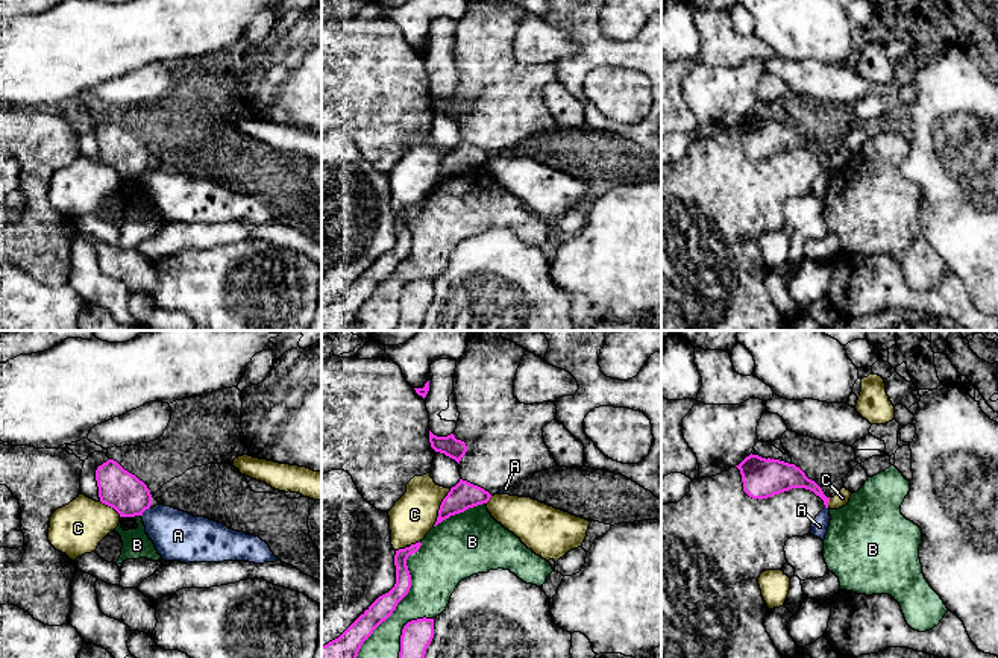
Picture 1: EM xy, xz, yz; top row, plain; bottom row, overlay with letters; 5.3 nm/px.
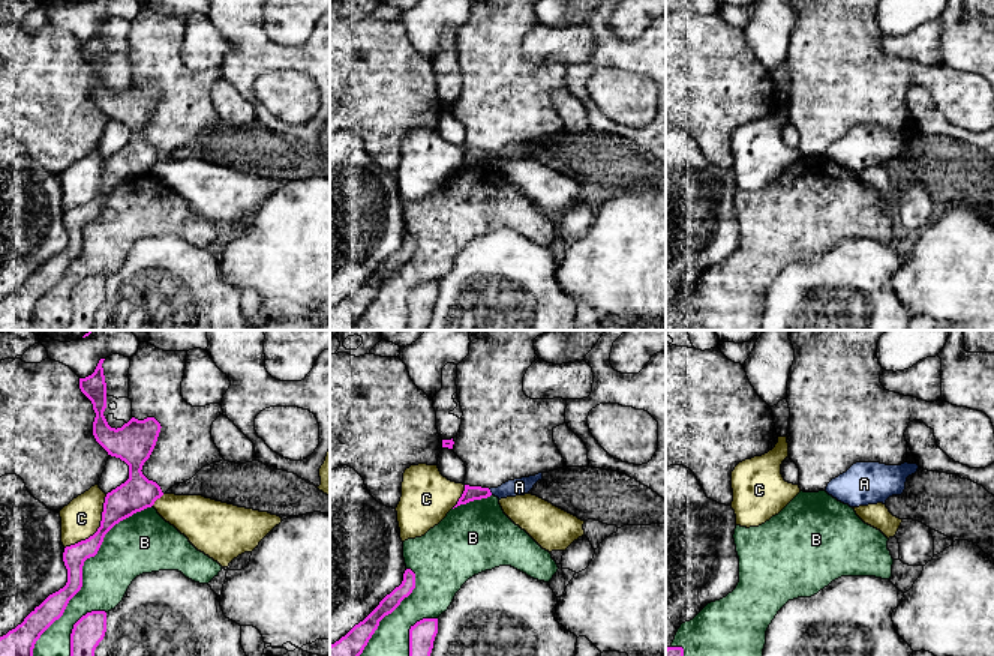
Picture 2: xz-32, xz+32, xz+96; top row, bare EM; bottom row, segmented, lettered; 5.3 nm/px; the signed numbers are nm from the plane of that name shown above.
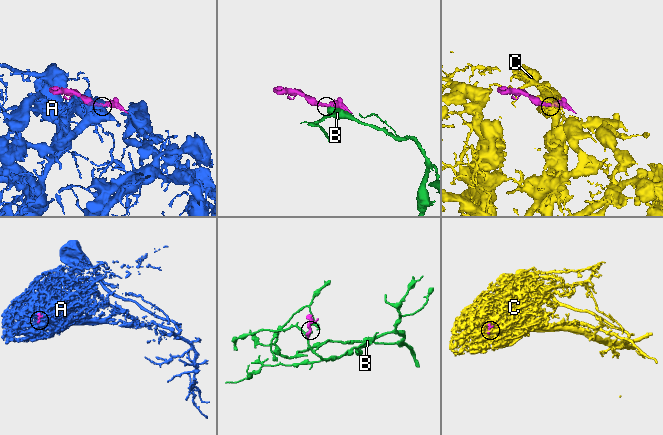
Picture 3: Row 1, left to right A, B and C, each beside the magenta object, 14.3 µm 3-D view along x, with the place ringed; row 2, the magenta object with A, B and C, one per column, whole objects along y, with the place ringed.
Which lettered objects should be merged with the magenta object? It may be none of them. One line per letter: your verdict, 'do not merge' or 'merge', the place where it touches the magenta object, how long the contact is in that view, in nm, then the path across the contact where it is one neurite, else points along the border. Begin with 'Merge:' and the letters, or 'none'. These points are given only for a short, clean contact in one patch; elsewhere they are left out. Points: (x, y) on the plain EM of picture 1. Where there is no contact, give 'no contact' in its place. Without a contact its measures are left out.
Merge: none
A: do not merge; contact xy (144, 170); length 70 nm
B: do not merge; contact xz (396, 266); length 750 nm
C: do not merge; contact xz (440, 167); length 220 nm

